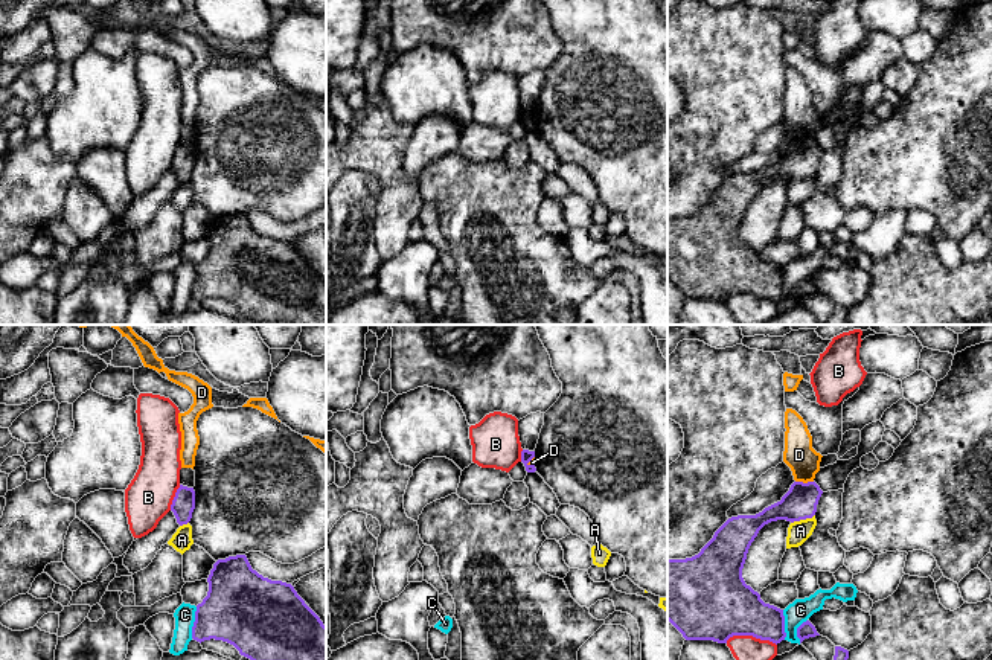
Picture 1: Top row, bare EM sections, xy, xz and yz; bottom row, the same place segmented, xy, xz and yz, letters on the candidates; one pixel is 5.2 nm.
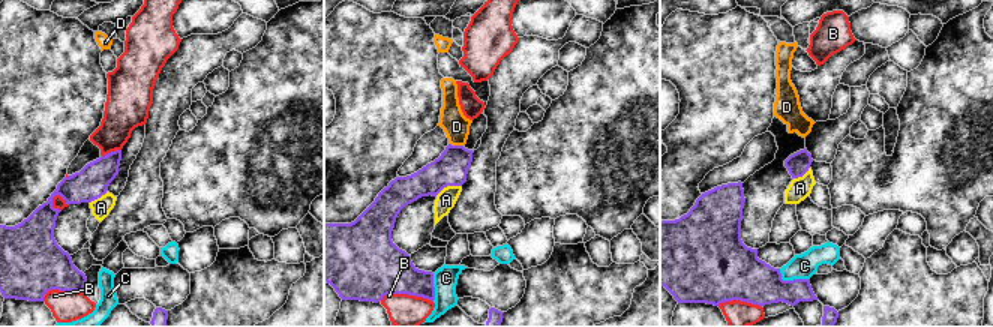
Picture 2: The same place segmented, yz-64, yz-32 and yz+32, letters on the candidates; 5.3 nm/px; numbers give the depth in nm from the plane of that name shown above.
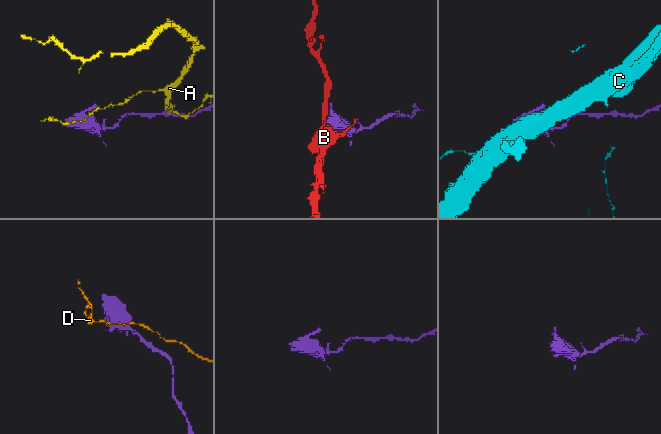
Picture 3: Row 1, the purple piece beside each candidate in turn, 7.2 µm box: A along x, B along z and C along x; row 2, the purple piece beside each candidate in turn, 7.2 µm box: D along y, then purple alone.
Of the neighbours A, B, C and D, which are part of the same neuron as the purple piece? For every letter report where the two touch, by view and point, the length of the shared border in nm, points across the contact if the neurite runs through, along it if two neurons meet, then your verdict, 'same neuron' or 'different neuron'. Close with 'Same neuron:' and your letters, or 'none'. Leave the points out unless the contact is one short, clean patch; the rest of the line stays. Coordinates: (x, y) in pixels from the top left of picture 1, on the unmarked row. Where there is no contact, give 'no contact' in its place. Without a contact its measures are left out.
A: meets purple in yz at (802, 177); contact 140 nm long; different neuron
B: meets purple in yz at (752, 293); contact 280 nm long; different neuron
C: meets purple in xy at (194, 281); contact 170 nm long; border along xy (197, 265), (191, 296); different neuron
D: meets purple in yz at (805, 142); contact 100 nm long; border along yz (796, 139), (812, 140); different neuron
Same neuron: none

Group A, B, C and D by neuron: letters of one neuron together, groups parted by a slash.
A / B / C / D

